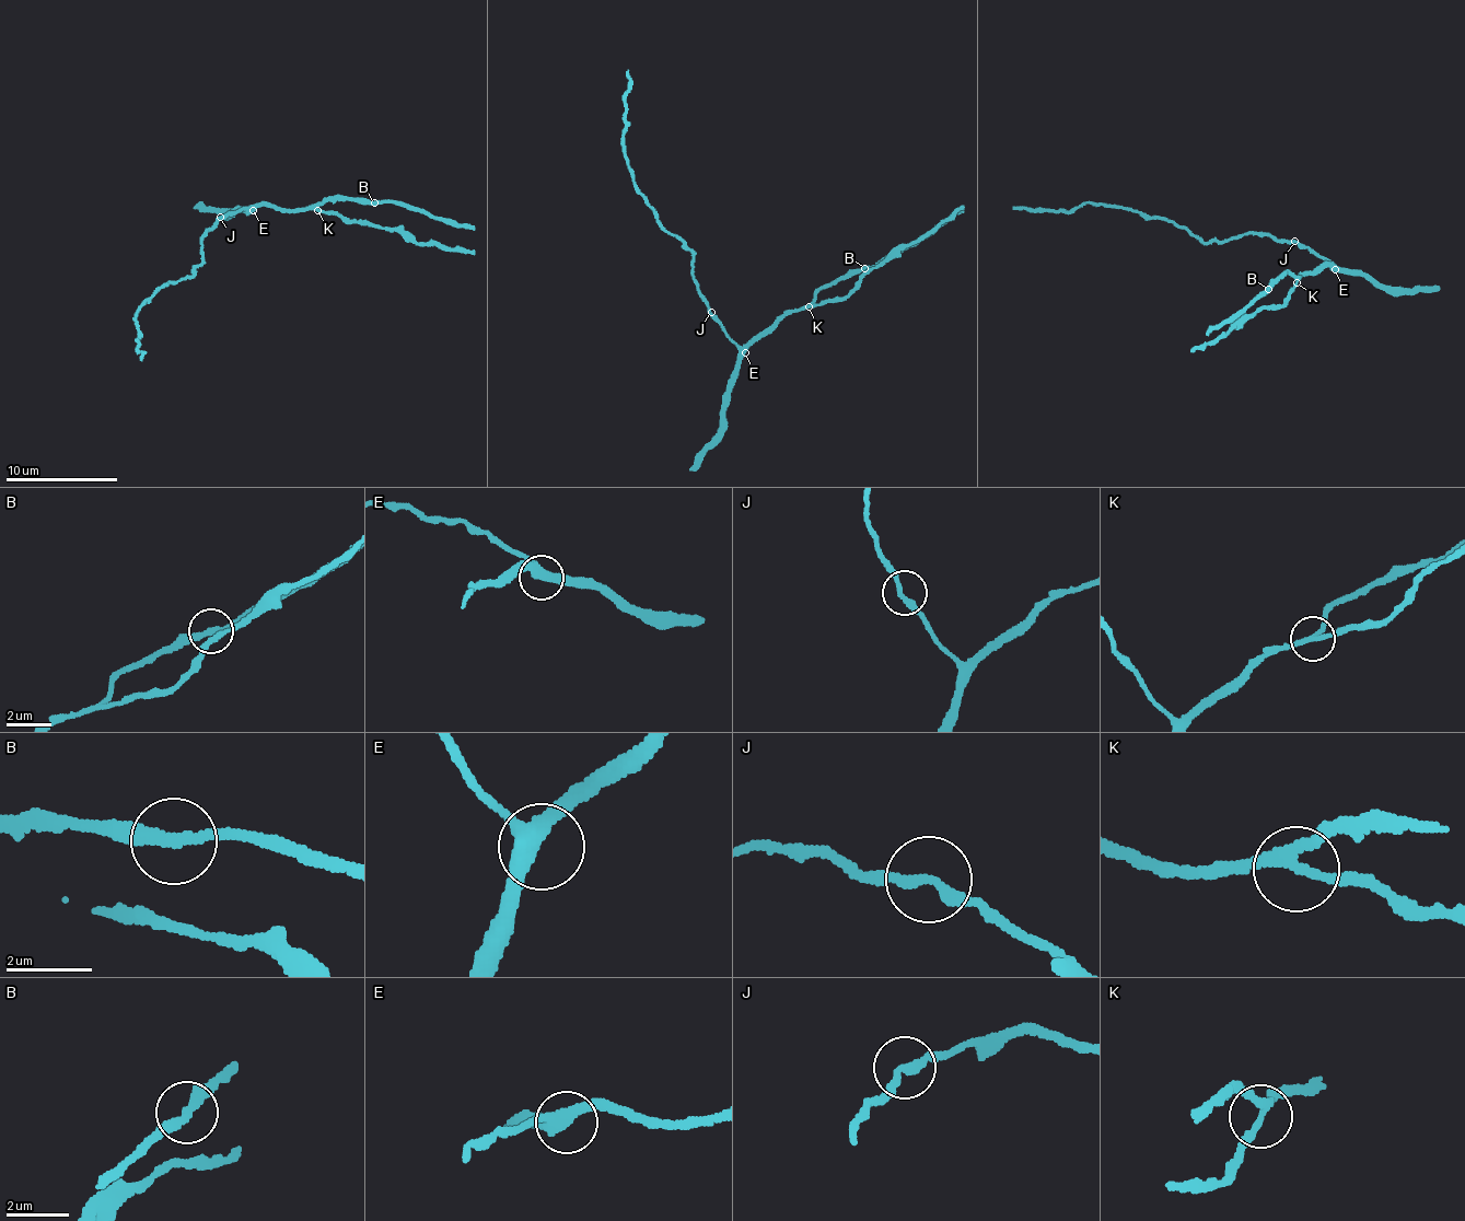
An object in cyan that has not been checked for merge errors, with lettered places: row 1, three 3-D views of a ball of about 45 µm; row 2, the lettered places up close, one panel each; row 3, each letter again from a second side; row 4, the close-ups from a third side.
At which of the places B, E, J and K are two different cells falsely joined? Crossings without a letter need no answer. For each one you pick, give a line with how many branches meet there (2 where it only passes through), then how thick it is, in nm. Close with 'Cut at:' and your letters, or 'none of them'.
K: branches 3; calibre 200 nm
Cut at: K

